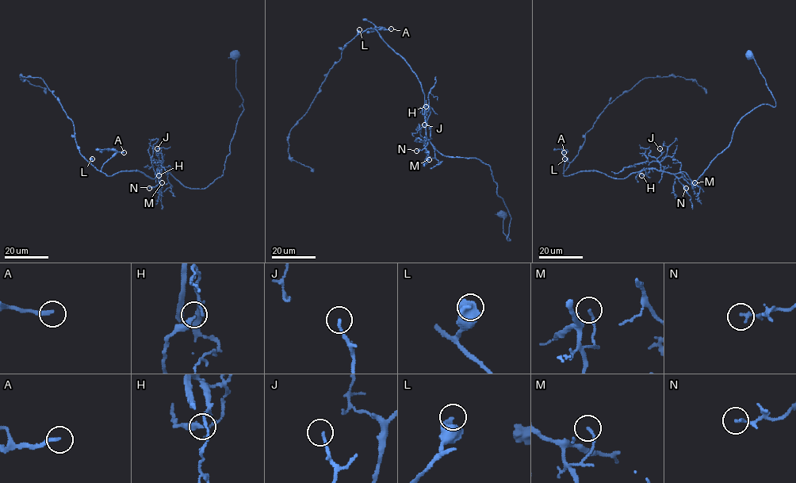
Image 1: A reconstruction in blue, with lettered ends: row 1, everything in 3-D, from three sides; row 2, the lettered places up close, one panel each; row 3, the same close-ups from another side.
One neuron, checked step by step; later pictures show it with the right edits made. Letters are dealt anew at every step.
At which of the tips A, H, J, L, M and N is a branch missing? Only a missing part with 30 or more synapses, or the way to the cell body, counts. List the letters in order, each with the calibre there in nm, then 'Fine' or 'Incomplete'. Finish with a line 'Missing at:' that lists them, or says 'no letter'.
A: Thickness 220 nm. Incomplete
H: Thickness 220 nm. Fine
J: Thickness 140 nm. Fine
L: Thickness 550 nm. Fine
M: Thickness 130 nm. Fine
N: Thickness 110 nm. Fine
Missing at: A

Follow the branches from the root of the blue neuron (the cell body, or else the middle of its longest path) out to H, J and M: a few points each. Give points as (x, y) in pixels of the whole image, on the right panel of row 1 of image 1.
H: (750, 55), (776, 105), (760, 105), (740, 120), (729, 145), (693, 189), (684, 172), (651, 168), (641, 175)
J: (750, 55), (776, 105), (760, 105), (740, 120), (729, 145), (693, 189), (685, 172), (660, 169), (660, 148)
M: (750, 55), (776, 105), (760, 105), (740, 120), (693, 189), (685, 172), (675, 174), (694, 182)

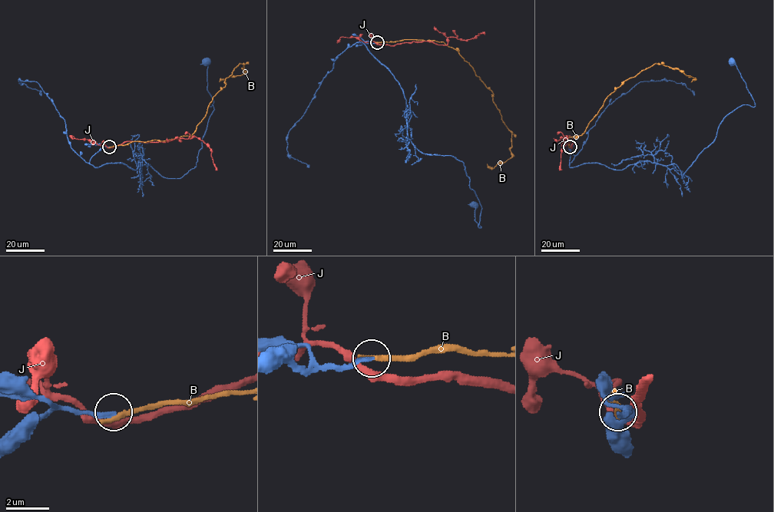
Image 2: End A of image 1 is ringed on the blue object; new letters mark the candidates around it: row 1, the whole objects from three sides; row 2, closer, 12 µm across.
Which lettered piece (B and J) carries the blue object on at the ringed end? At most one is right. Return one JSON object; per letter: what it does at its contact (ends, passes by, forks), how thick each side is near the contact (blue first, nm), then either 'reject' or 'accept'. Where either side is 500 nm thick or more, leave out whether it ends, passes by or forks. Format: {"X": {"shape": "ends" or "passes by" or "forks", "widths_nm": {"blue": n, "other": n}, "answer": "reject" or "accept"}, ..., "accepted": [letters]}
{"B": {"shape": "ends", "widths_nm": {"blue": 240, "other": 240}, "answer": "reject"}, "J": {"shape": "passes by", "widths_nm": {"blue": 280, "other": 320}, "answer": "reject"}, "accepted": []}

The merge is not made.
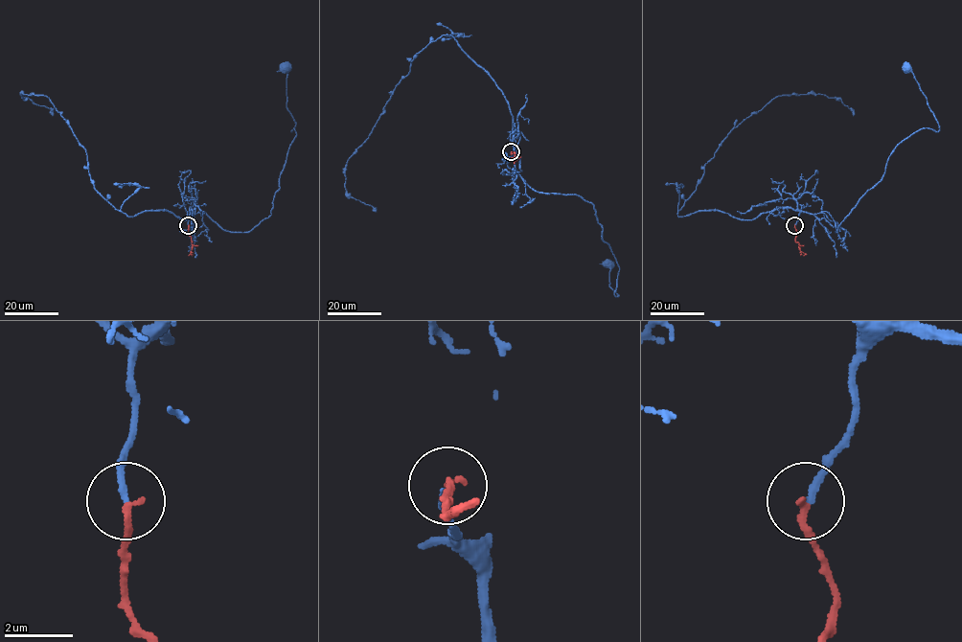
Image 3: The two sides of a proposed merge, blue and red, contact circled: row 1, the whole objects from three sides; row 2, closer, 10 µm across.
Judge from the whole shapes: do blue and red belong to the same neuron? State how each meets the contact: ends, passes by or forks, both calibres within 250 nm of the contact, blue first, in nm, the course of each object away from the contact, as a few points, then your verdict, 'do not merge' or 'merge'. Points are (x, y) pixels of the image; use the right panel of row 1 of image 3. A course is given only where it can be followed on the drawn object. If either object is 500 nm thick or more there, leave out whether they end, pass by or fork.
blue ends | red ends | 190/240 nm | blue via (795, 225), (802, 212), (827, 212), (837, 232), (881, 179), (891, 151), (923, 128), (939, 129), (907, 67) | red via (795, 225), (795, 241), (805, 254), (803, 255) | merge

